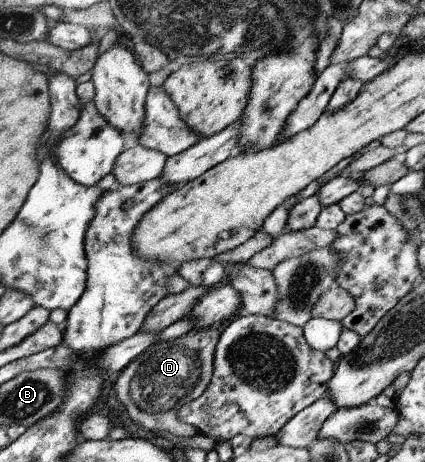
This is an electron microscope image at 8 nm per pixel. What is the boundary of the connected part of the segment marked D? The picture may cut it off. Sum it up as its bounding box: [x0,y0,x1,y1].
[112,326,221,437]

